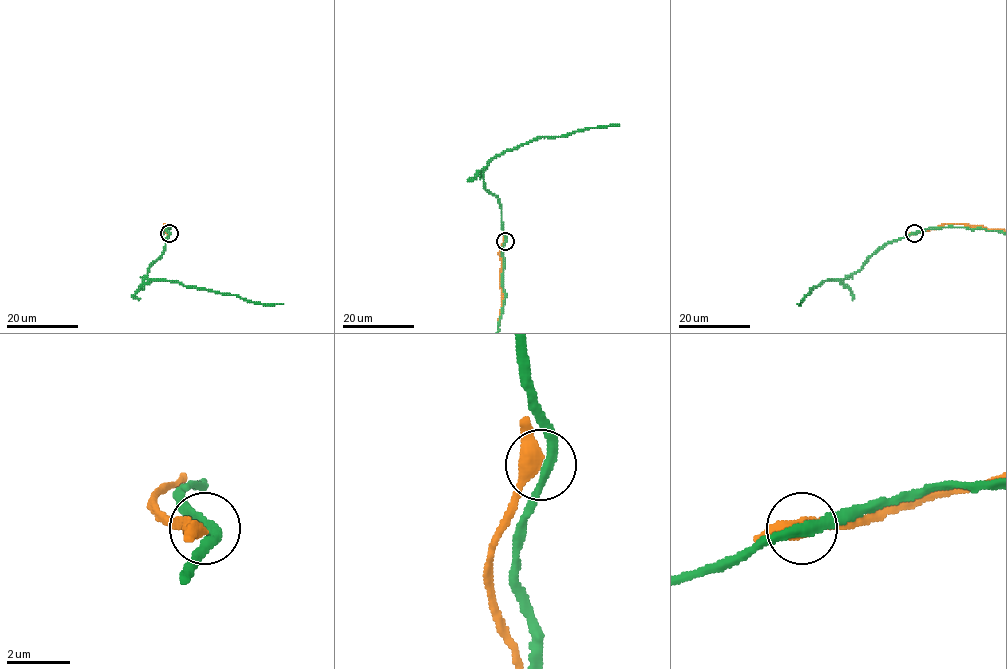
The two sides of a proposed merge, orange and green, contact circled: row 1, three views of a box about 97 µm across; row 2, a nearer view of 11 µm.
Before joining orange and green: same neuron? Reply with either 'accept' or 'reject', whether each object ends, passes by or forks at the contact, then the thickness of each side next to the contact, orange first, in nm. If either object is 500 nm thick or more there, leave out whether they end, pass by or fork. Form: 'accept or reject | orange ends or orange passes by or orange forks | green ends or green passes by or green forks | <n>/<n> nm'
reject | orange passes by | green passes by | 400/280 nm

